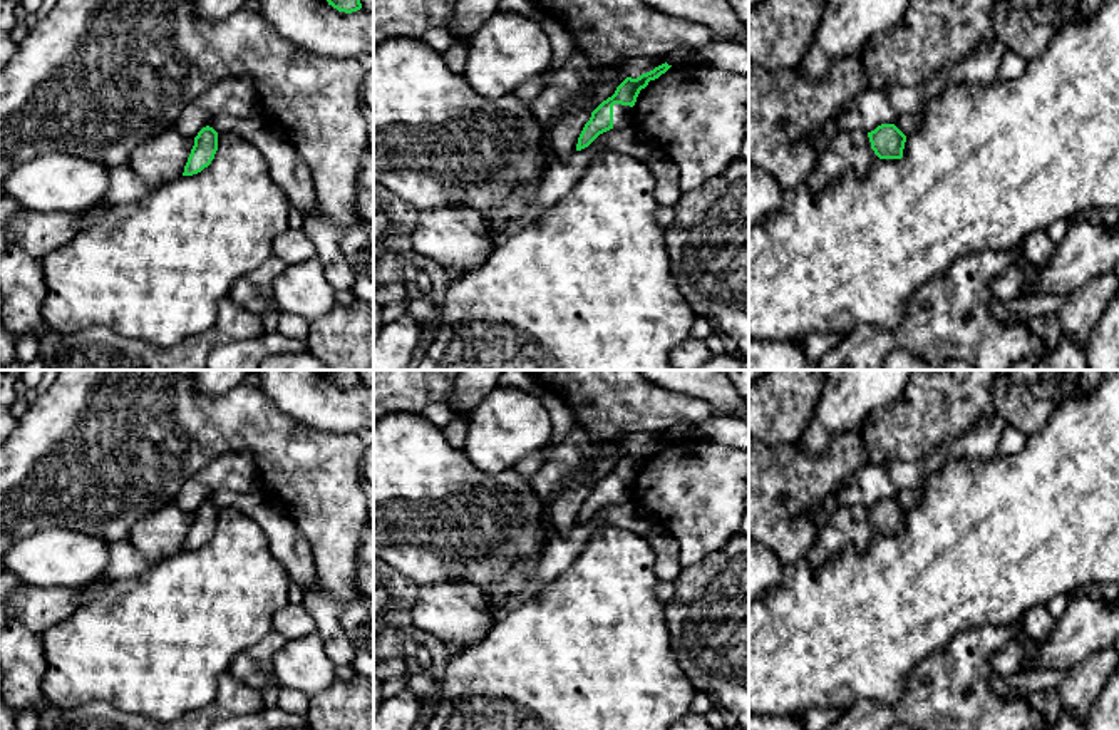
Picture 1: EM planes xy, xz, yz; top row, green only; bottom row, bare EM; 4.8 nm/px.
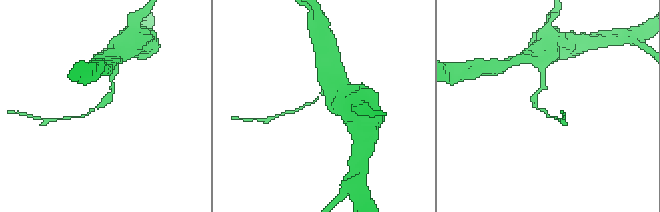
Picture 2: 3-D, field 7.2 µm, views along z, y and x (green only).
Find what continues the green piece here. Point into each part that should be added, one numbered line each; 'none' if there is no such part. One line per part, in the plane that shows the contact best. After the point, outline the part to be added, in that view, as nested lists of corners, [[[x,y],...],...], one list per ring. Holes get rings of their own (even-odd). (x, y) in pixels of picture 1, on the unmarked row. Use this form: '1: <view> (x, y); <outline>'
1: xz (622, 489); [[[615,479],[613,481],[613,504],[623,504],[632,499],[632,482]]]

